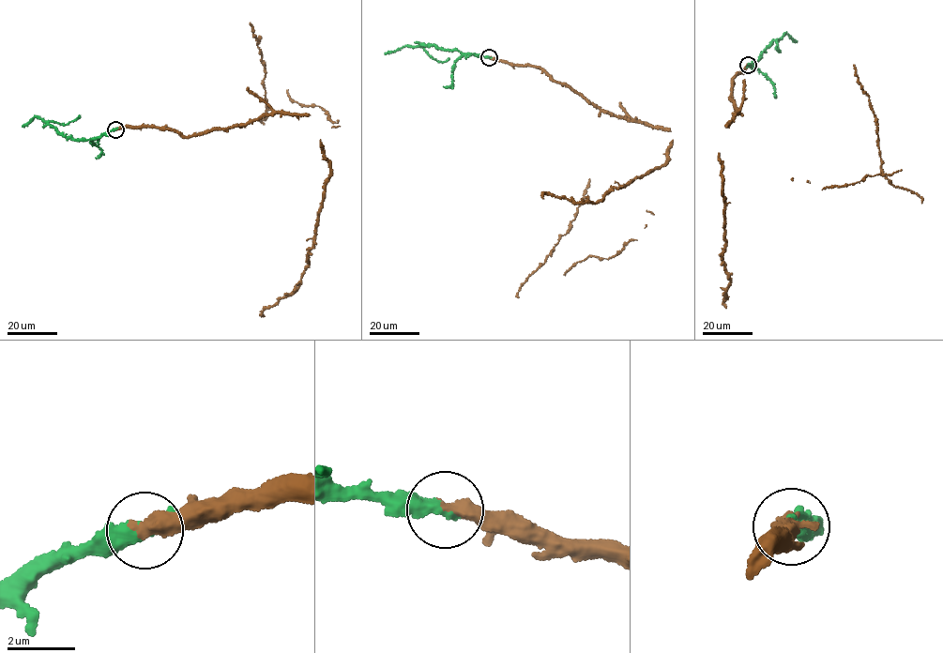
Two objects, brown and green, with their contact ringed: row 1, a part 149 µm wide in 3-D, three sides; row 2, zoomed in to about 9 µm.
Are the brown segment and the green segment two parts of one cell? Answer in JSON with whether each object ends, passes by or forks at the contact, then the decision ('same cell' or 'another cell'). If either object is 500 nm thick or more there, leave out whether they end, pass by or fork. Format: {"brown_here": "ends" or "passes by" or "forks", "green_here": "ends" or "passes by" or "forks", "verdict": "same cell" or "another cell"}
{"brown_here": "ends", "green_here": "ends", "verdict": "same cell"}

